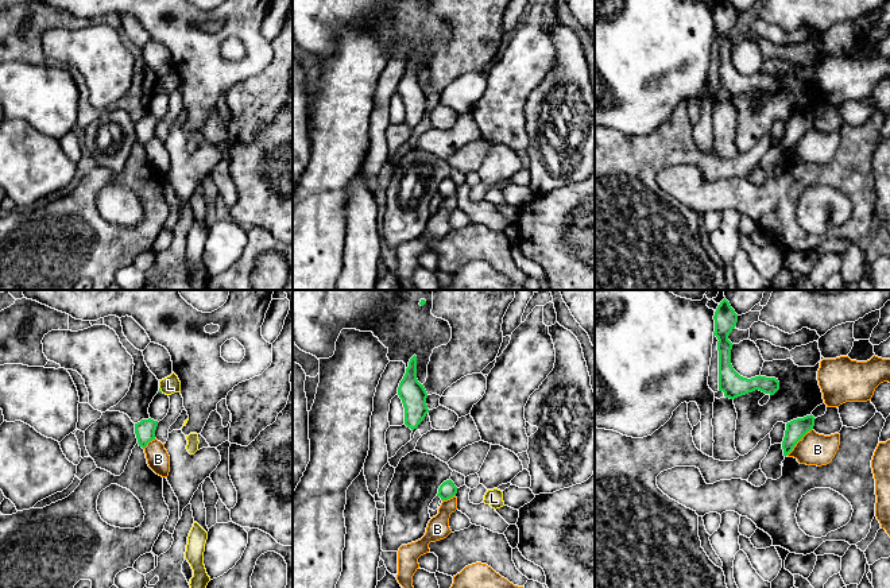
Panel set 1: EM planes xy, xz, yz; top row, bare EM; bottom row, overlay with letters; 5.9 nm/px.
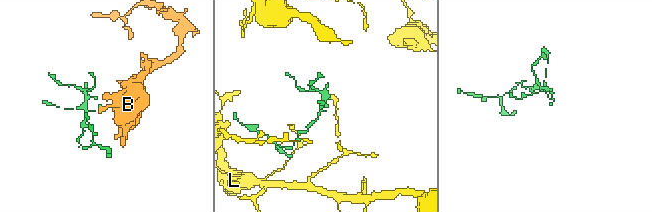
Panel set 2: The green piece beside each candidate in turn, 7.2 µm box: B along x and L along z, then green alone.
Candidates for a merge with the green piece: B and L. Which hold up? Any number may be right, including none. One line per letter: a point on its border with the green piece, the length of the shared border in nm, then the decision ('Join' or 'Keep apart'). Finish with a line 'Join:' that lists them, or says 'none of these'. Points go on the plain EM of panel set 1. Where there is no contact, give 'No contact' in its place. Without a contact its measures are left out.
B: Touches green at yz (798, 138). Shared border 220 nm. Keep apart
L: Touches green at xy (159, 88). Shared border 40 nm. Keep apart
Join: none of these

